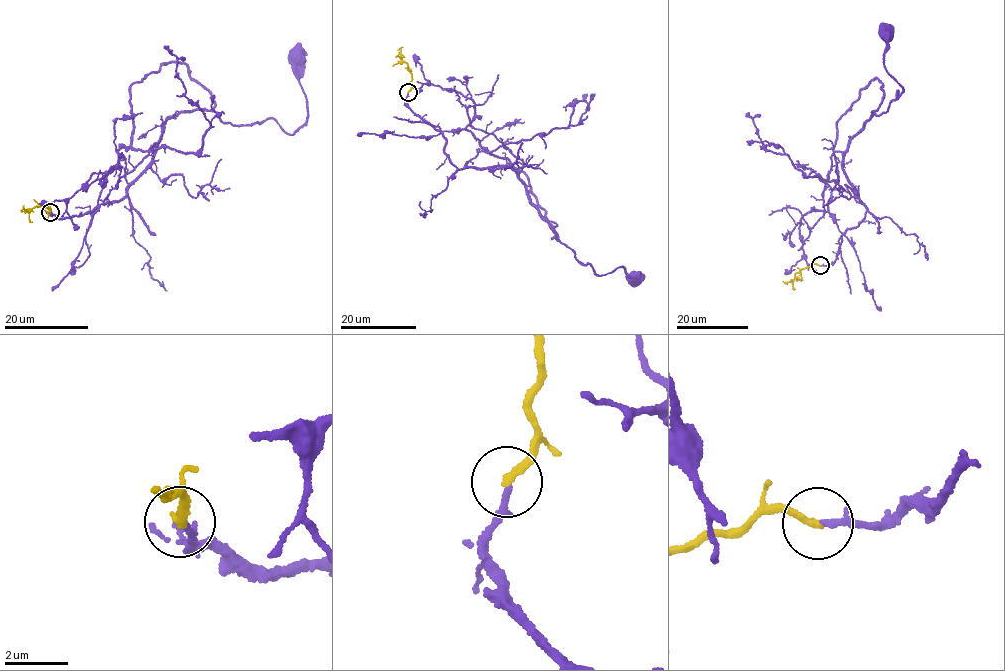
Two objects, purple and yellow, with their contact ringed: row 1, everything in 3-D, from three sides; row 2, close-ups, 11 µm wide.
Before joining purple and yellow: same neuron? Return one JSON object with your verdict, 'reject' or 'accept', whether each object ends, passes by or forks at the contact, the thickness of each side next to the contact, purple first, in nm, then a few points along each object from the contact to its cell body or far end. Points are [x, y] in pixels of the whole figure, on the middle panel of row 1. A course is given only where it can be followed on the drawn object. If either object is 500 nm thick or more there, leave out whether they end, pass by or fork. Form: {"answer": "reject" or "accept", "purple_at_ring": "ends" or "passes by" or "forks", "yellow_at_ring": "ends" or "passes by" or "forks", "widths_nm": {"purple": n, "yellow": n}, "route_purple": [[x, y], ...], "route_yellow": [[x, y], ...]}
{"answer": "accept", "purple_at_ring": "ends", "yellow_at_ring": "ends", "widths_nm": {"purple": 190, "yellow": 240}, "route_purple": [[408, 93], [407, 107], [441, 133], [453, 165], [507, 166], [574, 257], [598, 275], [620, 267], [634, 276]], "route_yellow": [[408, 92], [411, 73], [398, 54]]}

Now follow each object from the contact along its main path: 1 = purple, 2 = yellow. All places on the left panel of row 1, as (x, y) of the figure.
1: (50, 212), (81, 216), (122, 198), (182, 112), (244, 126), (270, 118), (292, 134), (307, 112), (295, 55)
2: (50, 211), (48, 207), (37, 206), (29, 211), (32, 222)

